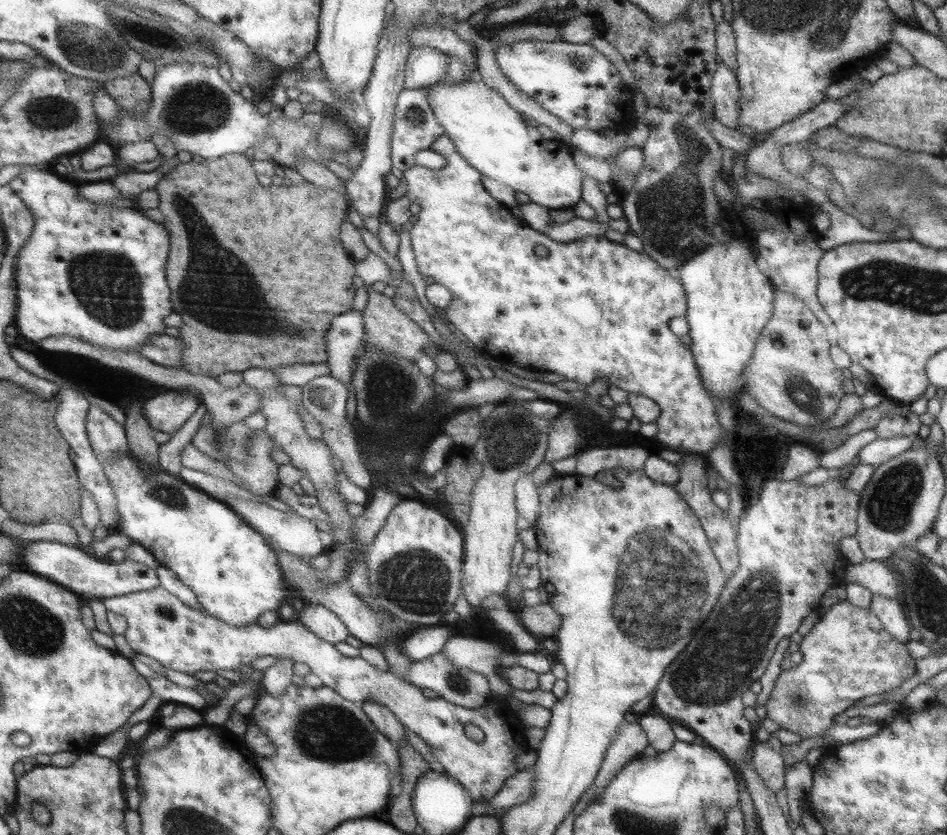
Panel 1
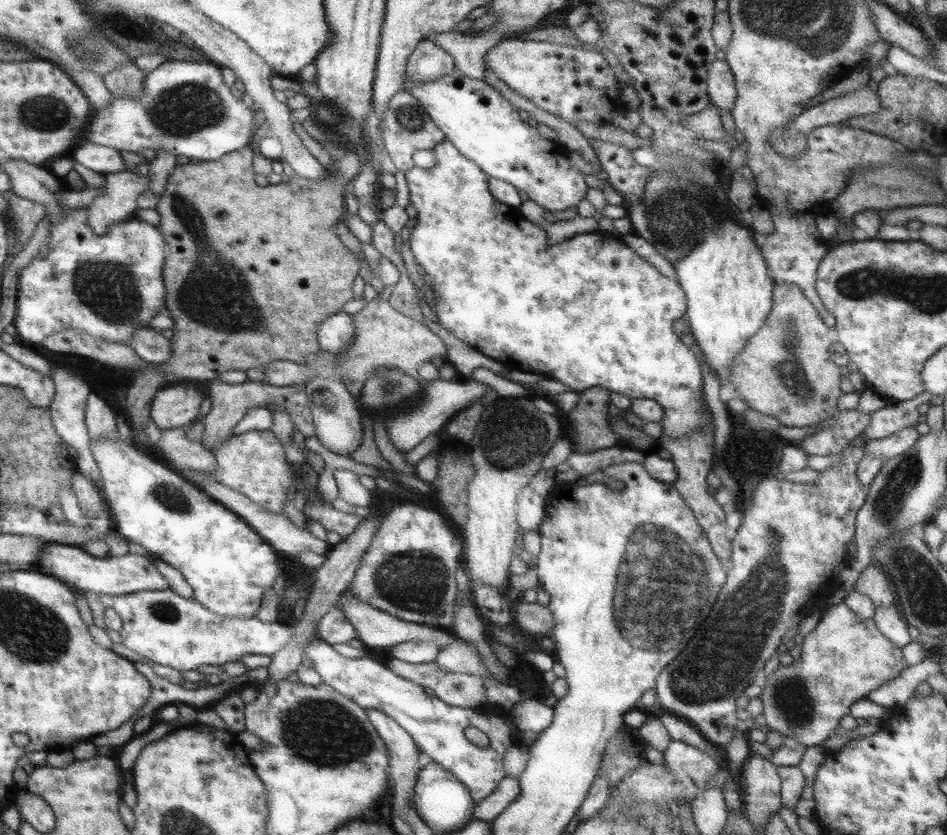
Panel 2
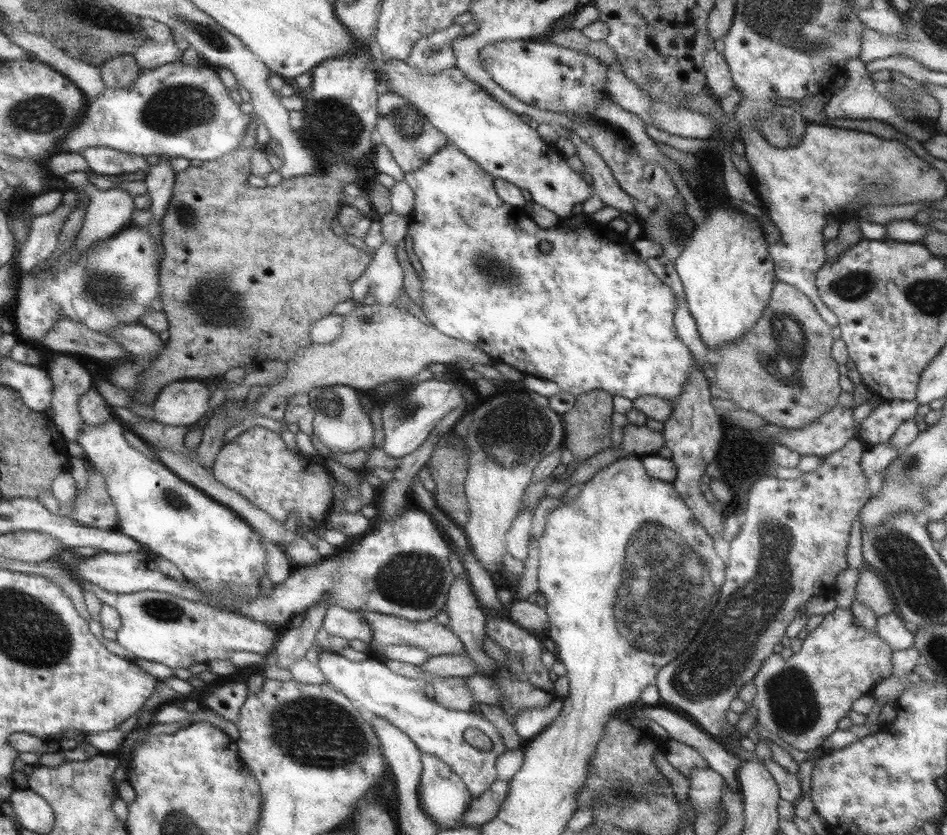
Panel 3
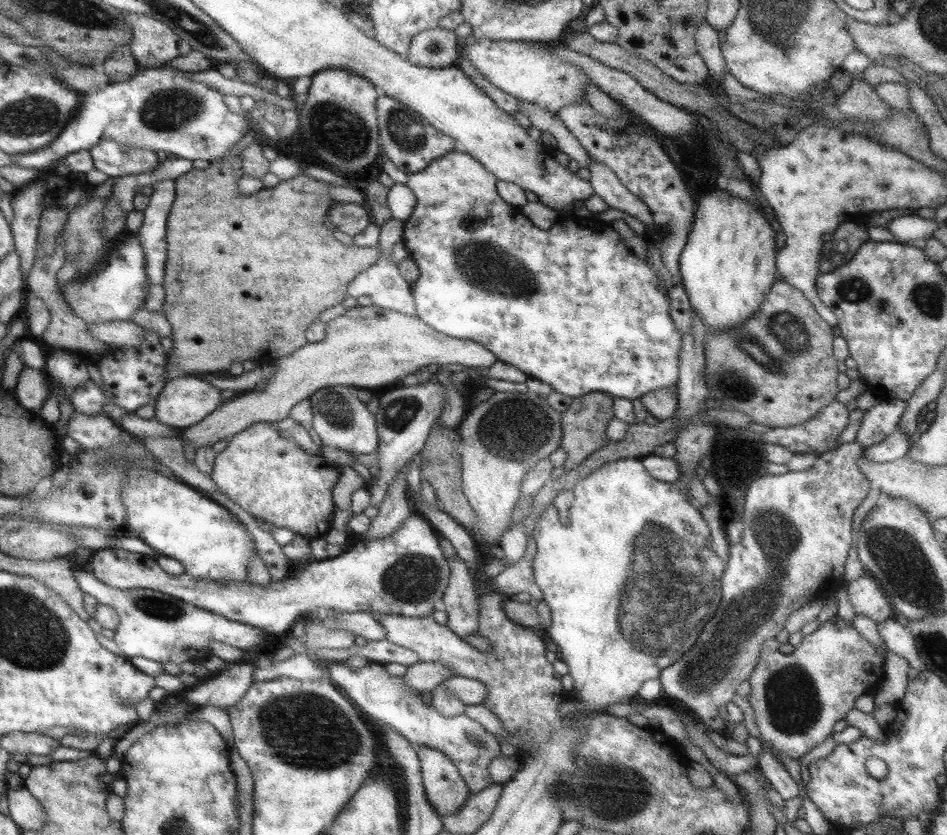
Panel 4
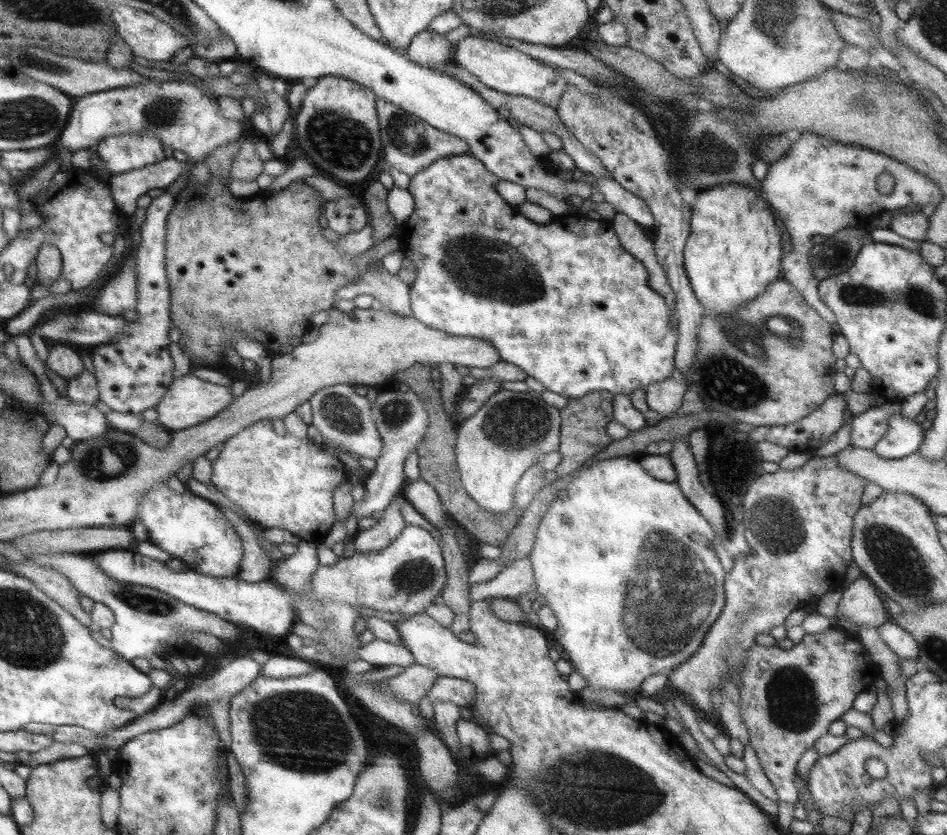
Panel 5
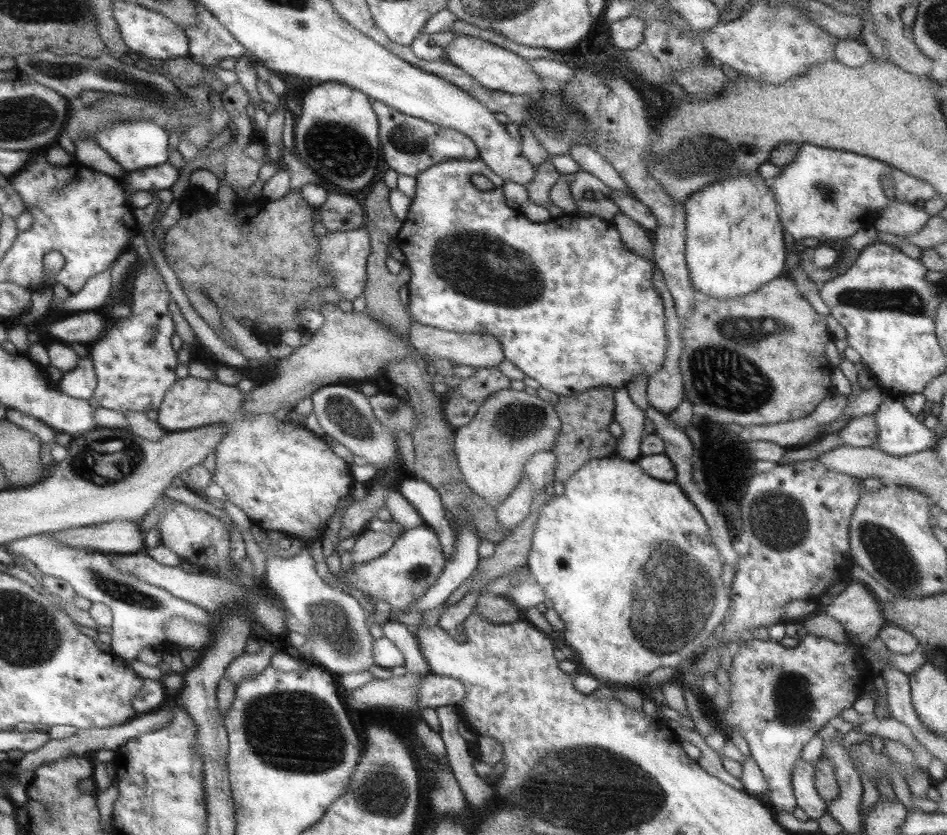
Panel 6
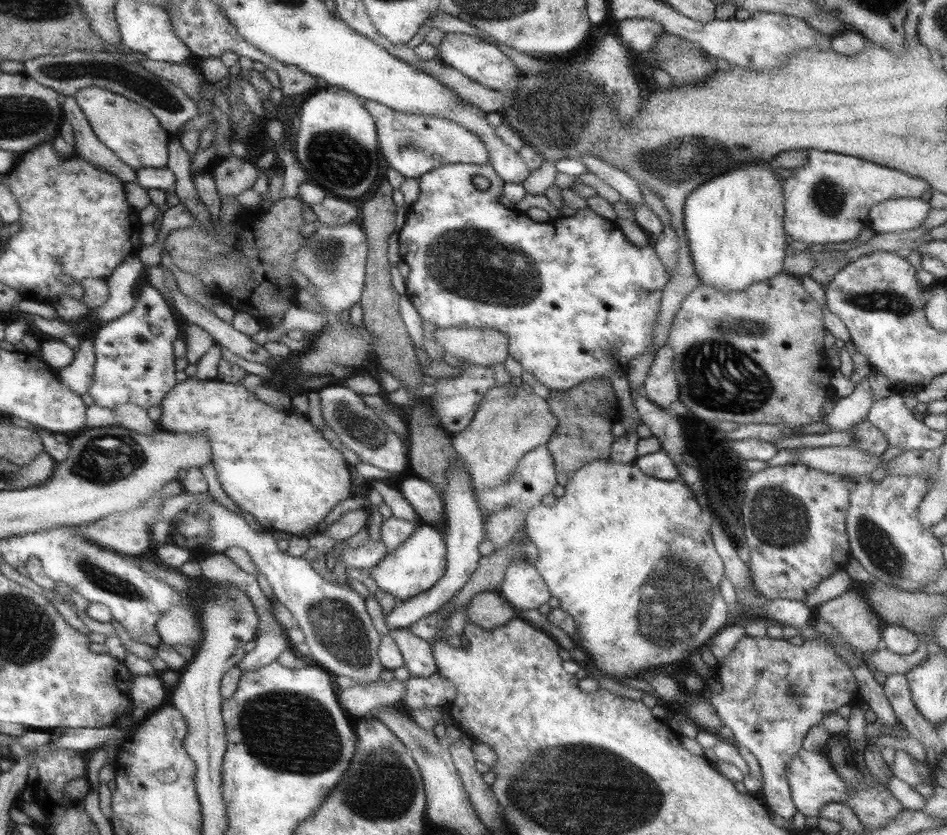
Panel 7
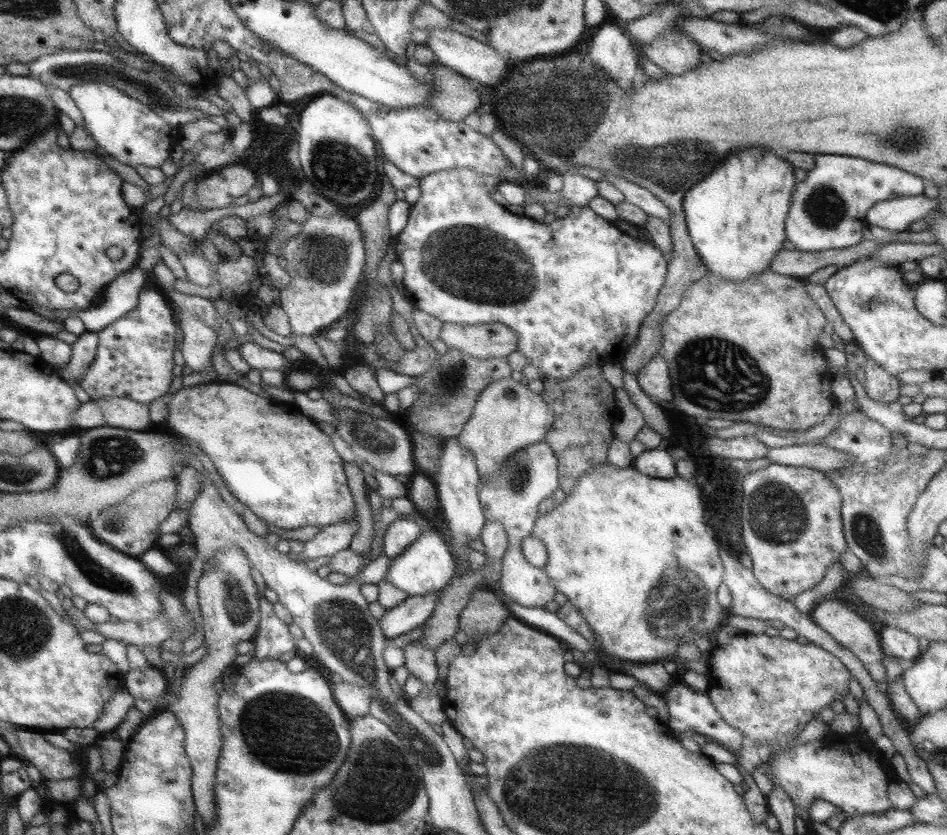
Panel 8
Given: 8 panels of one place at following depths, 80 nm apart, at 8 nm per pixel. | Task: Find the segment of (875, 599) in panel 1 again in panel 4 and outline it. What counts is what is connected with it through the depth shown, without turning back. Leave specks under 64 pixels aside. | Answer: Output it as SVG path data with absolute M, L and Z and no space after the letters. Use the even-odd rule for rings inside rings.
M891 616L876 623L876 627L887 651L902 656L908 665L918 672L926 670L915 648L915 638L906 626L897 623Z

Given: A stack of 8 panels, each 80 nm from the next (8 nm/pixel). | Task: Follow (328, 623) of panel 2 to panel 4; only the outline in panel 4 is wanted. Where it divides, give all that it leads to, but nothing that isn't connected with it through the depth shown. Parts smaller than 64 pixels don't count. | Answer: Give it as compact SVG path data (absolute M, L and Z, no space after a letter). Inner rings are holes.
M341 612L334 614L338 630L348 630L354 636L361 636L366 641L386 639L383 627L372 617L370 612Z

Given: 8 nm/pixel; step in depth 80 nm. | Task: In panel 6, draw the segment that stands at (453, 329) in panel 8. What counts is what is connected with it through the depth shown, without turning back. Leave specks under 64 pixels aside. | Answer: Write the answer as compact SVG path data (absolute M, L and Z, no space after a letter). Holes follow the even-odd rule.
M411 323L406 342L410 342L410 346L429 361L436 356L447 358L453 365L473 366L478 369L496 367L504 359L499 341L494 336L482 332L447 332L440 328Z

